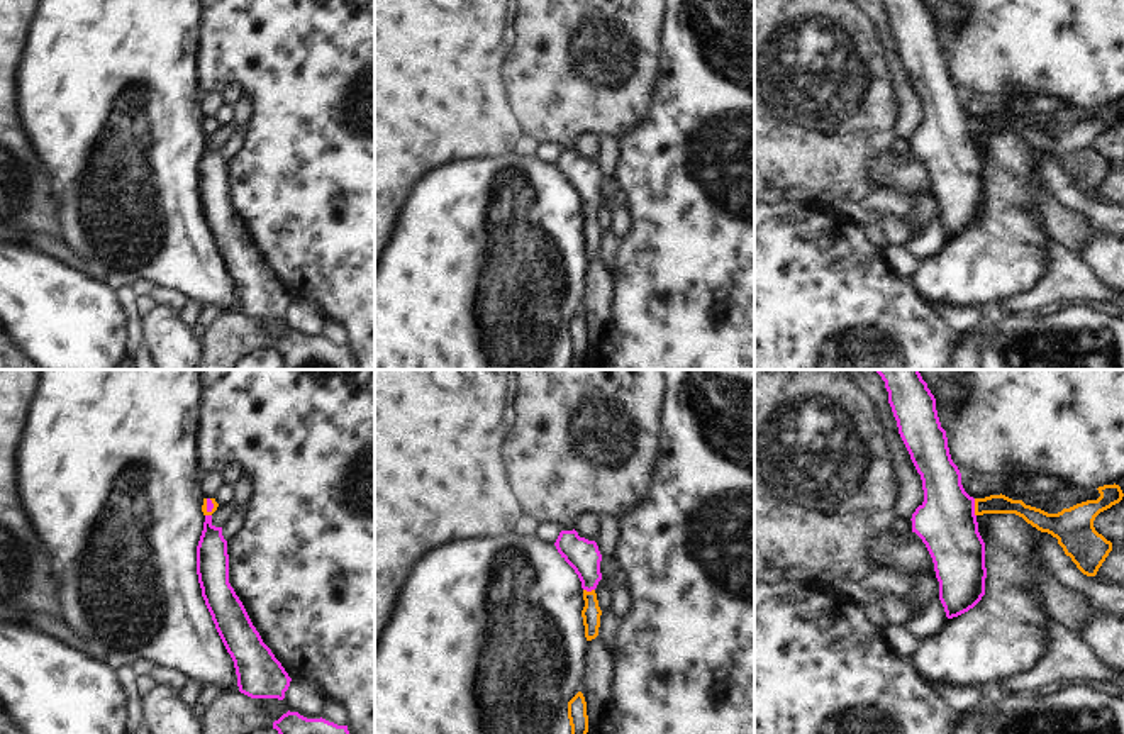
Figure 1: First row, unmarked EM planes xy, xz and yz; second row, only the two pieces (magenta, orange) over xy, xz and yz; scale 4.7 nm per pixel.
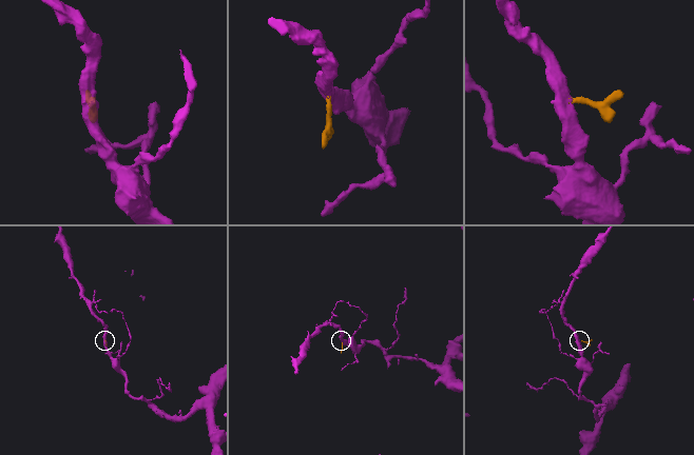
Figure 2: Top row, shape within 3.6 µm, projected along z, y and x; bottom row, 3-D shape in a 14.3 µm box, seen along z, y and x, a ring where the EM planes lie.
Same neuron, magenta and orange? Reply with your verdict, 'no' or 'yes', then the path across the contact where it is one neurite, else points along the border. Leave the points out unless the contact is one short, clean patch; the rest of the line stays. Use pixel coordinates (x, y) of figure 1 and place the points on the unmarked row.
yes; way yz (946, 143), (958, 131), (973, 127), (996, 124)

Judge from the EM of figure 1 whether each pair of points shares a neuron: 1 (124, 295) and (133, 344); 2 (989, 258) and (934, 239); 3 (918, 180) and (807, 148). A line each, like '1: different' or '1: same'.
1: same
2: different
3: different

